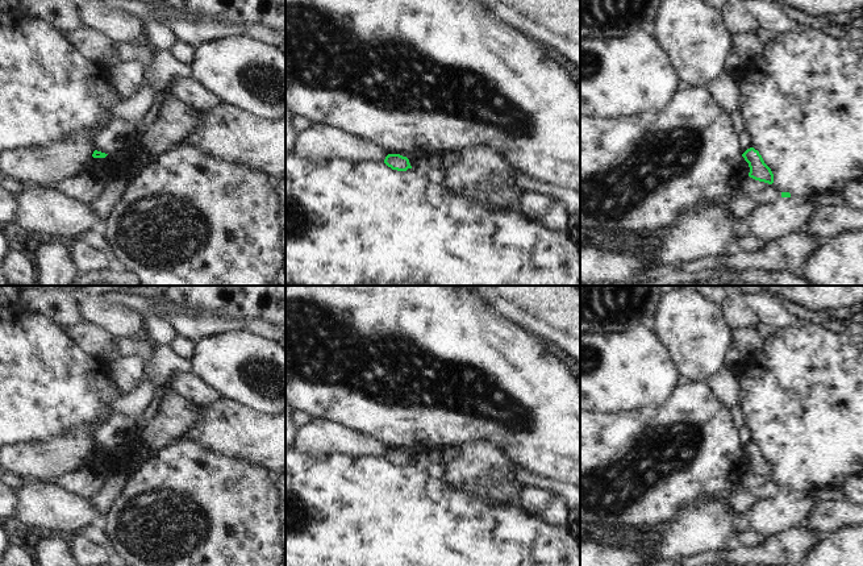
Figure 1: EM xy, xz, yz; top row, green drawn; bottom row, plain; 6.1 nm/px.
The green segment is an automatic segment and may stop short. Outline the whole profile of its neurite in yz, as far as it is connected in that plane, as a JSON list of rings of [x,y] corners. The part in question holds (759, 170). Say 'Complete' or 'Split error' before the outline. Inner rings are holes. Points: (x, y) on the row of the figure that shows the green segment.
Complete. [[[750,147],[742,154],[742,157],[749,163],[750,178],[759,182],[768,183],[768,184],[774,183],[774,174],[771,168],[764,163],[758,150],[755,150],[754,147]]]

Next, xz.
Complete. [[[388,154],[384,159],[384,163],[392,170],[397,171],[407,171],[408,168],[412,168],[409,159],[400,154]]]

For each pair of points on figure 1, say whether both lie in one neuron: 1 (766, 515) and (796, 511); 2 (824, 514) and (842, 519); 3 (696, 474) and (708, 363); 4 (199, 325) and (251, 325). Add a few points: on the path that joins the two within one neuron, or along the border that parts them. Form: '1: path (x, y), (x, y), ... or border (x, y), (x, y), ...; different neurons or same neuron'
1: path (774, 515), (788, 511); same neuron
2: path (828, 516), (838, 516); same neuron
3: border (697, 381), (707, 383); different neurons
4: path (212, 325), (238, 325); same neuron

